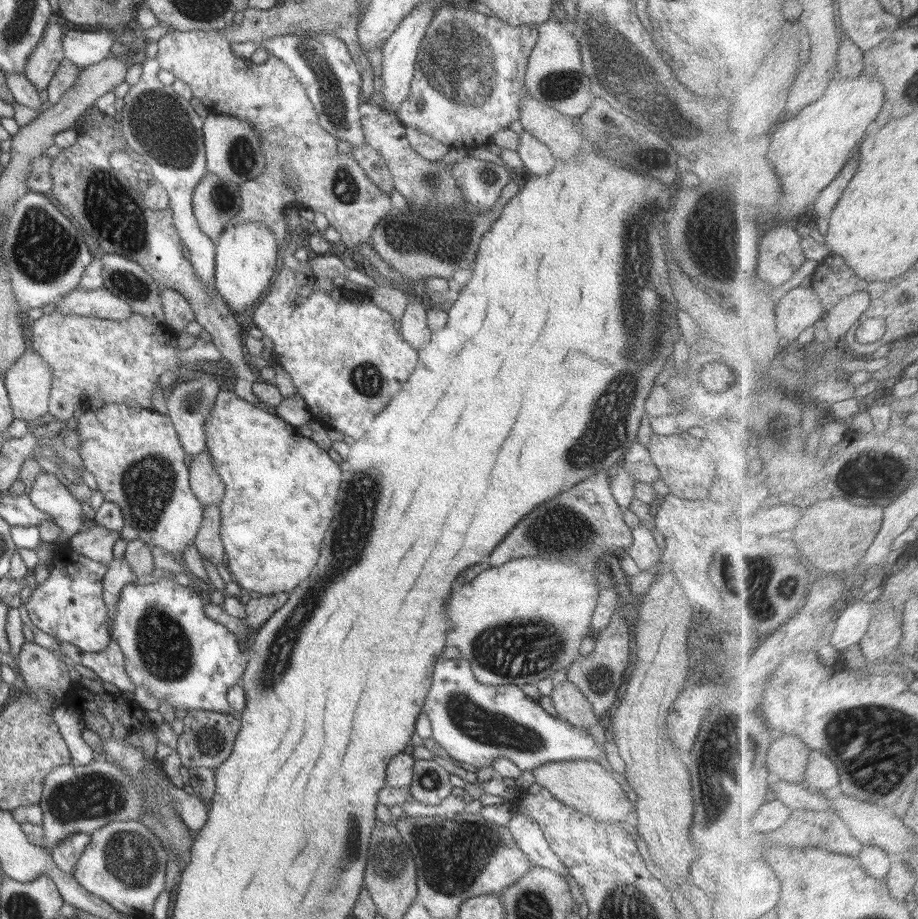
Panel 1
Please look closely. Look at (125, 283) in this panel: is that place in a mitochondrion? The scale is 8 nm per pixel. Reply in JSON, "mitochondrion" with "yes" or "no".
{"mitochondrion":"yes"}

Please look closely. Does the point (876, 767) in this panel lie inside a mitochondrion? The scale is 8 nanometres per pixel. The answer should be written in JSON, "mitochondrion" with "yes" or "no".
{"mitochondrion":"yes"}

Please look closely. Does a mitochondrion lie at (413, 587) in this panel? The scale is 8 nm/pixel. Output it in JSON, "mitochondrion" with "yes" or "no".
{"mitochondrion":"no"}

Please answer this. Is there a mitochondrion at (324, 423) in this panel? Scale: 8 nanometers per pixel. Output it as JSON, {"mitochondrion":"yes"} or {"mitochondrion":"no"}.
{"mitochondrion":"no"}

